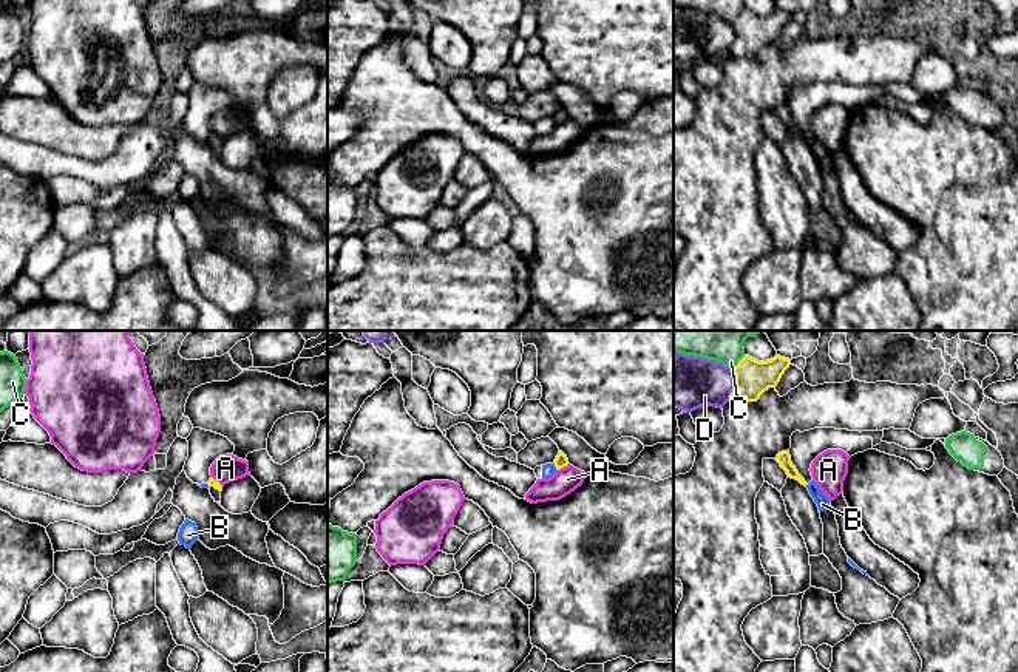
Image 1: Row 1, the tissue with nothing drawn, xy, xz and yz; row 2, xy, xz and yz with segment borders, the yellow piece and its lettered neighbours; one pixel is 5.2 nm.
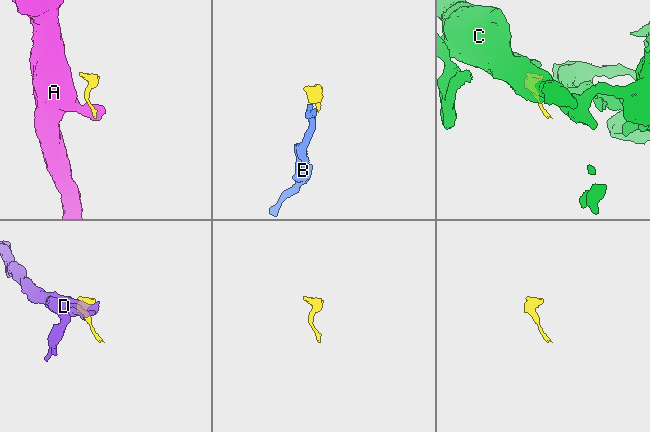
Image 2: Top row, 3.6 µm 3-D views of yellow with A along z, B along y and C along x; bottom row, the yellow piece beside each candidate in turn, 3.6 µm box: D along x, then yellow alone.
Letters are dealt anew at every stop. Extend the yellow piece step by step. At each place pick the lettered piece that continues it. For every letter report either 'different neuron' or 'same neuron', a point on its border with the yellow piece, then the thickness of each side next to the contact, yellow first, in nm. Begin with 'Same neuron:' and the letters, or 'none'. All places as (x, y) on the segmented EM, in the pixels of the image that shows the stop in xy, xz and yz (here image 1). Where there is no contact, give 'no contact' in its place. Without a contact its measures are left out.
Same neuron: none
A: different neuron | xz (563, 467) | 70/140 nm
B: different neuron | xz (555, 465) | 70/70 nm
C: different neuron | yz (739, 362) | 190/300 nm
D: different neuron | yz (734, 385) | 190/280 nm

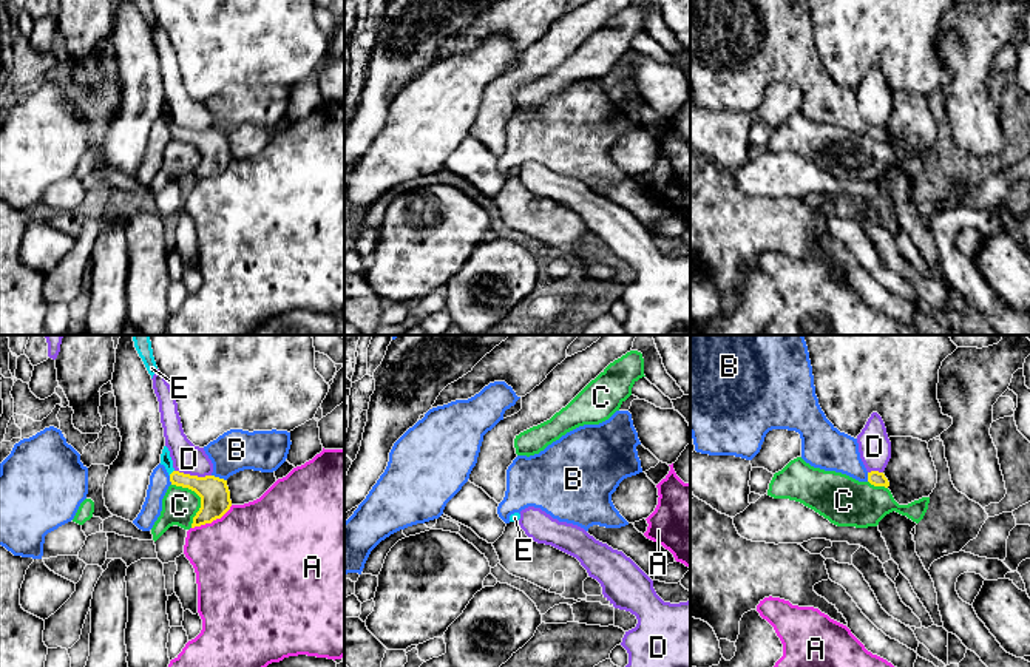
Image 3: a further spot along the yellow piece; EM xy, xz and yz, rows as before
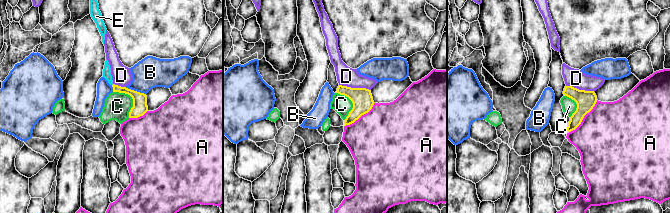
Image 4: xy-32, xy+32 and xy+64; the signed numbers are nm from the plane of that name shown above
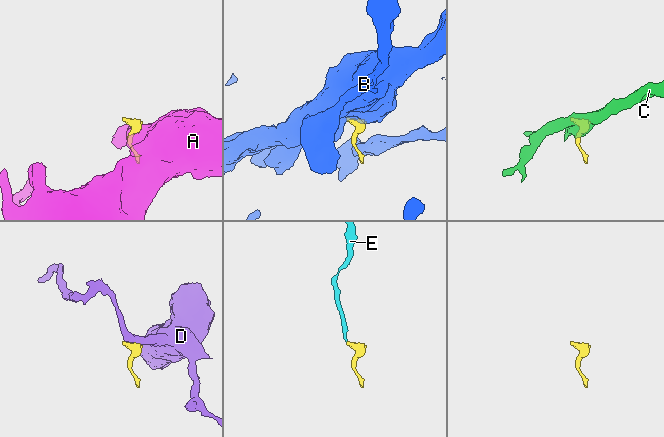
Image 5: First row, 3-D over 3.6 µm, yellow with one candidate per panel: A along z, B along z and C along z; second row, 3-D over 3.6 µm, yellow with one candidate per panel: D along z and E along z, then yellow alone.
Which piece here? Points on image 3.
Same neuron: E
A: different neuron | xy (212, 521) | 160/480 nm
B: different neuron | xy (218, 477) | 160/220 nm
C: different neuron | xy (201, 499) | 160/190 nm
D: different neuron | xy (193, 476) | 160/160 nm
E: same neuron | xy (172, 473) | 160/60 nm

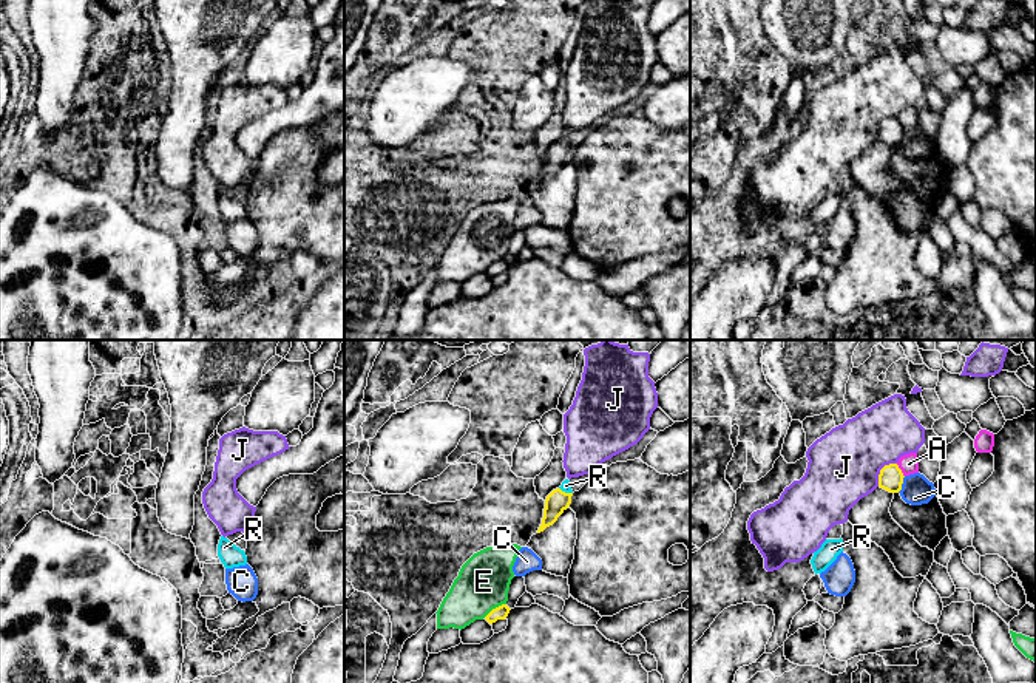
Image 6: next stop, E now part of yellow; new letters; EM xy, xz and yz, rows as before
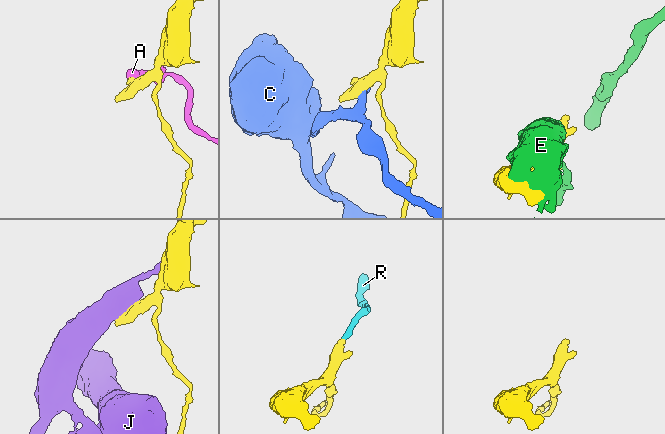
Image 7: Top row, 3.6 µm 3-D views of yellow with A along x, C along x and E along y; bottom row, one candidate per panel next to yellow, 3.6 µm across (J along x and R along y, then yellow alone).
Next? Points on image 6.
Same neuron: R
A: different neuron | yz (900, 470) | 130/100 nm
C: different neuron | yz (902, 482) | 130/160 nm
E: different neuron | xz (496, 608) | 70/280 nm
J: different neuron | yz (880, 470) | 130/380 nm
R: same neuron | xz (564, 492) | 120/50 nm

